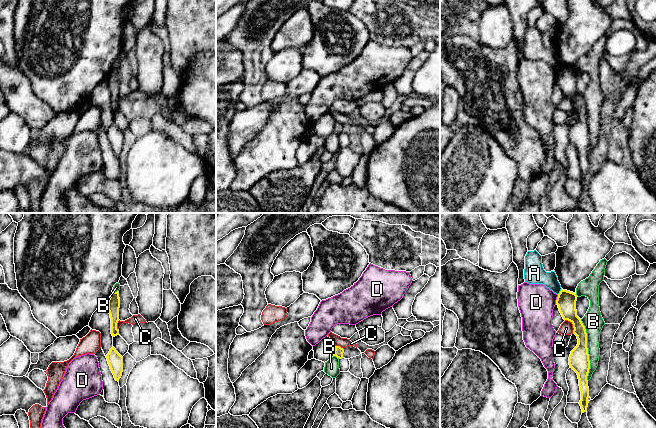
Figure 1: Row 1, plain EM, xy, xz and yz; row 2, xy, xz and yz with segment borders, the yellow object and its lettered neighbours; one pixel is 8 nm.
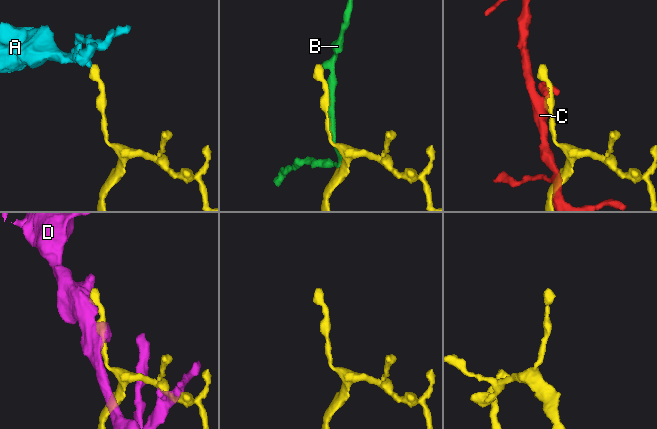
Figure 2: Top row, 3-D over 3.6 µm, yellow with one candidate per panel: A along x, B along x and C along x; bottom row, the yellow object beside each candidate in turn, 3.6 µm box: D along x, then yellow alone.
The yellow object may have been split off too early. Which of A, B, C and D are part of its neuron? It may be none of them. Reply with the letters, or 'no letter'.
no letter

